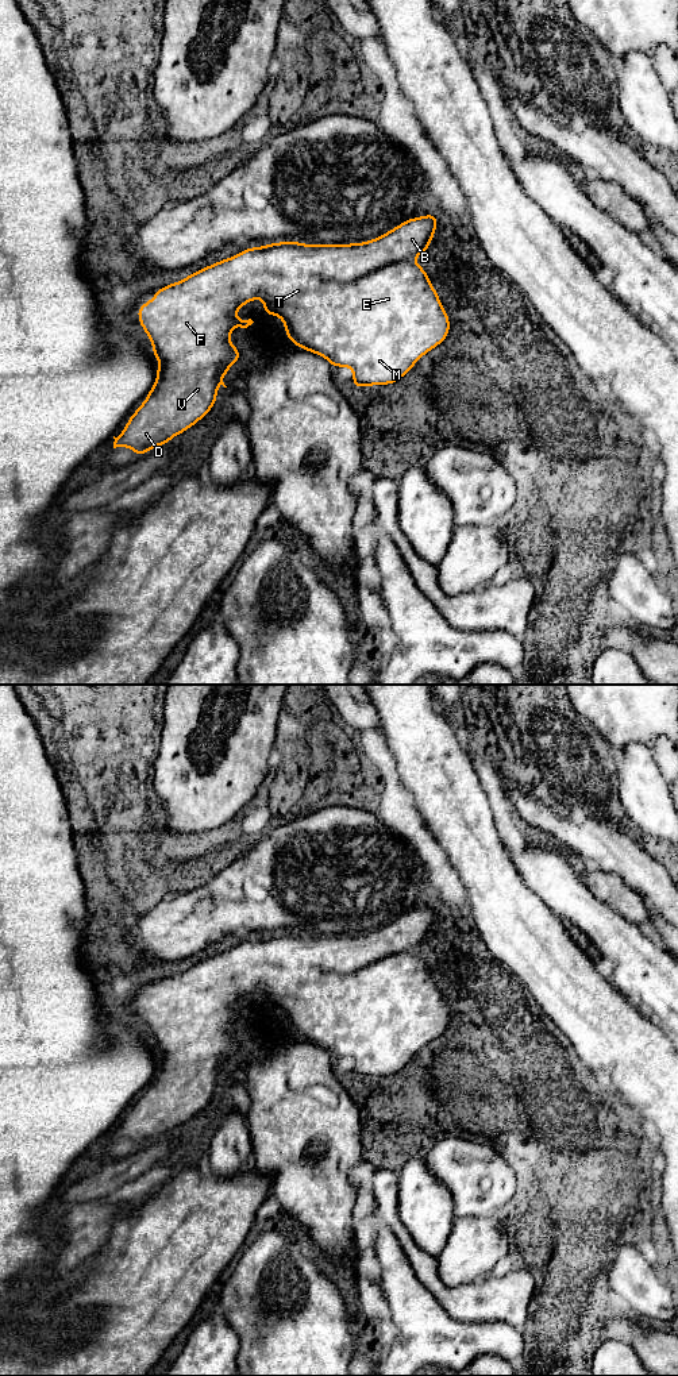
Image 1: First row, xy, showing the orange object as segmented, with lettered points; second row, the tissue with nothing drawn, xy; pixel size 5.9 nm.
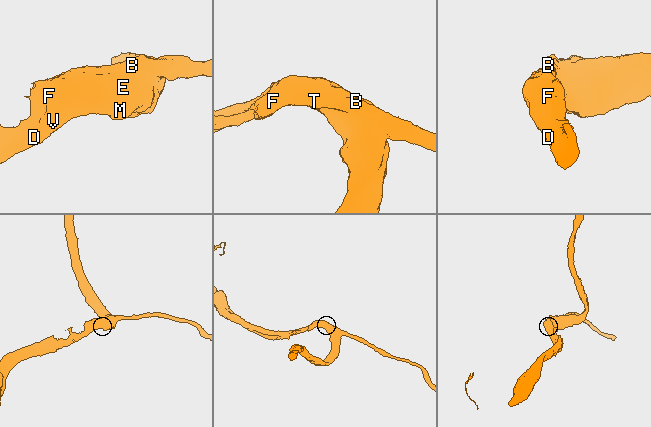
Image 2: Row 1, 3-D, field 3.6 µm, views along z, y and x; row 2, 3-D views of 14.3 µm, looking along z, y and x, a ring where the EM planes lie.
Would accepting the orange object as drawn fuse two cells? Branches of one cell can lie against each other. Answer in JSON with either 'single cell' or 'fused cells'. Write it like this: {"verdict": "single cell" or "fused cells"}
{"verdict": "single cell"}

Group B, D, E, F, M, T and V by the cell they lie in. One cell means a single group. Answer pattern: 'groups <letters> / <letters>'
groups B D E F M T V

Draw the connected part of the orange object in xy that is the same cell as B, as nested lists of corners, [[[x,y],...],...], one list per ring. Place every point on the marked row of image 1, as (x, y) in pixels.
[[[434,213],[420,217],[412,217],[402,221],[393,230],[382,234],[381,236],[361,243],[313,246],[294,240],[285,240],[280,243],[267,243],[262,247],[249,247],[234,257],[217,261],[211,266],[205,266],[193,274],[186,275],[180,282],[173,282],[155,290],[157,294],[153,296],[149,302],[143,302],[136,313],[140,327],[146,331],[146,335],[153,344],[153,354],[155,359],[161,362],[161,365],[157,365],[157,379],[150,392],[146,394],[147,398],[142,401],[140,408],[131,415],[130,420],[124,425],[123,432],[116,438],[113,436],[113,448],[127,447],[132,450],[138,456],[143,455],[153,448],[169,443],[174,436],[188,431],[213,408],[217,398],[217,386],[223,385],[224,388],[227,388],[223,382],[223,375],[228,374],[230,367],[240,359],[240,352],[230,340],[230,335],[236,325],[239,325],[240,328],[247,328],[254,323],[251,319],[236,319],[235,313],[240,308],[243,308],[244,304],[251,302],[255,298],[261,298],[263,301],[265,313],[282,319],[286,338],[294,346],[323,356],[332,365],[334,369],[340,366],[350,367],[353,370],[353,386],[362,388],[375,385],[392,385],[401,379],[407,373],[412,370],[412,367],[423,355],[443,343],[450,334],[450,317],[447,316],[447,312],[443,308],[438,293],[431,284],[428,274],[419,263],[413,261],[421,253],[427,253],[427,248],[431,246],[434,234],[438,230],[438,220],[439,217]]]

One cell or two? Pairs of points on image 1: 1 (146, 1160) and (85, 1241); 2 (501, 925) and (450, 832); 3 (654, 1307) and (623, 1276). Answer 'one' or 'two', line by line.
1: one
2: one
3: one

